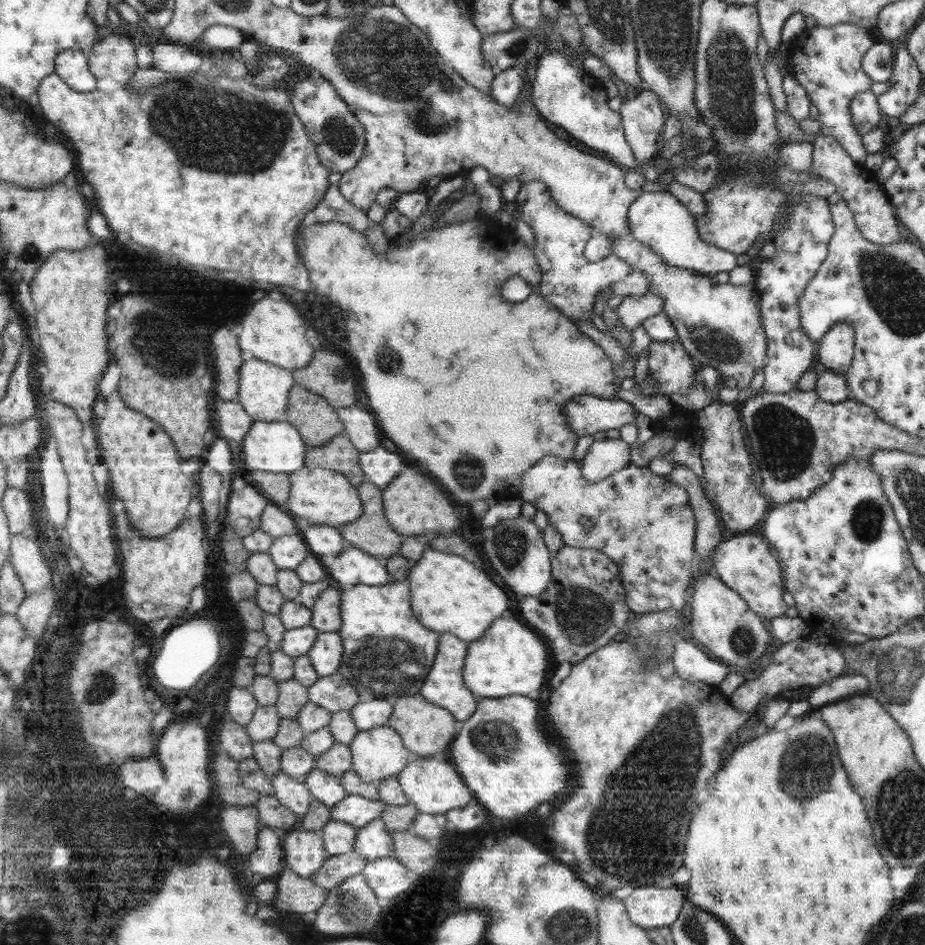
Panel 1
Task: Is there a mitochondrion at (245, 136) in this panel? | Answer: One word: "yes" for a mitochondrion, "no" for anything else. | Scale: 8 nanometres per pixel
yes

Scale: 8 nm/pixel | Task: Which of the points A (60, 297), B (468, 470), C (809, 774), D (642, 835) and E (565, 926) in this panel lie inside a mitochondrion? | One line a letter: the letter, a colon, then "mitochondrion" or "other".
A: other
B: mitochondrion
C: mitochondrion
D: mitochondrion
E: mitochondrion

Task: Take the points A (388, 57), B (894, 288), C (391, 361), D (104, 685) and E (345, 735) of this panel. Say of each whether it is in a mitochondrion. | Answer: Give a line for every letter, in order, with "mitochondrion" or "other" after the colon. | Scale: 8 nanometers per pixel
A: mitochondrion
B: mitochondrion
C: mitochondrion
D: mitochondrion
E: other

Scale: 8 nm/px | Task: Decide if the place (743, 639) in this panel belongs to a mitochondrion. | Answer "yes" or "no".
yes

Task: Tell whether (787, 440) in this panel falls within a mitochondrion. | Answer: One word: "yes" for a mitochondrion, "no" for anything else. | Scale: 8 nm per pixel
yes

